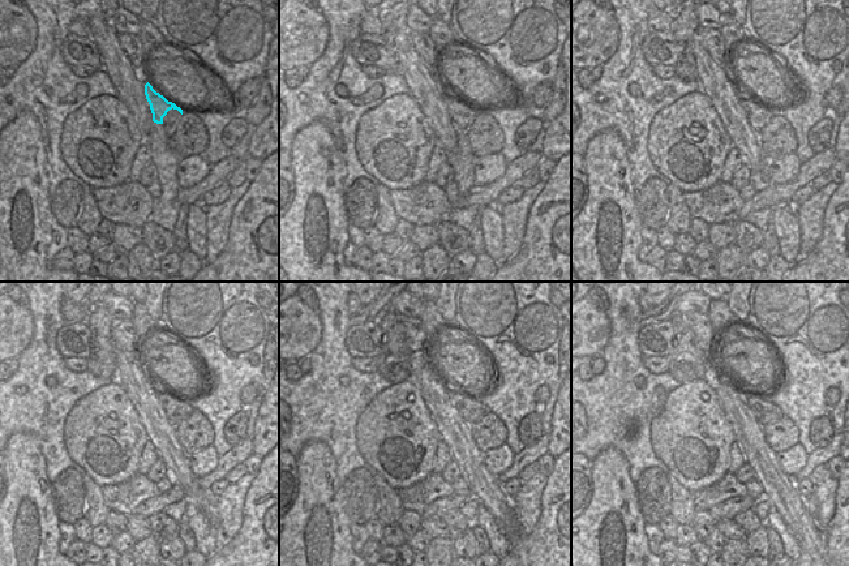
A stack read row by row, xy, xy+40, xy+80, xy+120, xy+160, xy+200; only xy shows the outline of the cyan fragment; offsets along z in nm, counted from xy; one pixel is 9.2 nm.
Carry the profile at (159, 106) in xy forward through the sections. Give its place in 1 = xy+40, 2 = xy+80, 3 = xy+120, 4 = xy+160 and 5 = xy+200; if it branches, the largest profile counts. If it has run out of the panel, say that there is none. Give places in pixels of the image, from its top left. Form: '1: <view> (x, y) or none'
1: xy+40 (462, 115)
2: xy+80 (758, 115)
3: xy+120 (176, 408)
4: xy+160 (471, 410)
5: xy+200 (764, 411)

